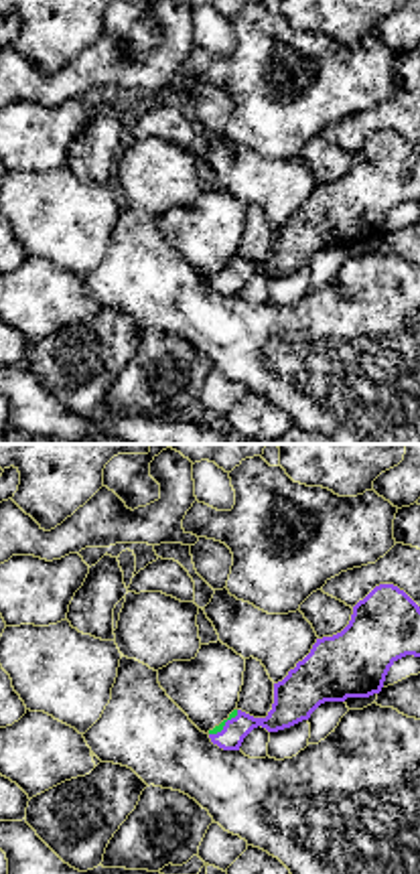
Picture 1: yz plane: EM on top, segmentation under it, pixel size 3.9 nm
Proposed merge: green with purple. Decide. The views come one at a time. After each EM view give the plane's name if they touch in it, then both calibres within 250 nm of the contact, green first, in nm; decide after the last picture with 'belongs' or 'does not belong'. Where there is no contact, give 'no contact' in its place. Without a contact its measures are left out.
contact in yz; calibres 30 and 120 nm

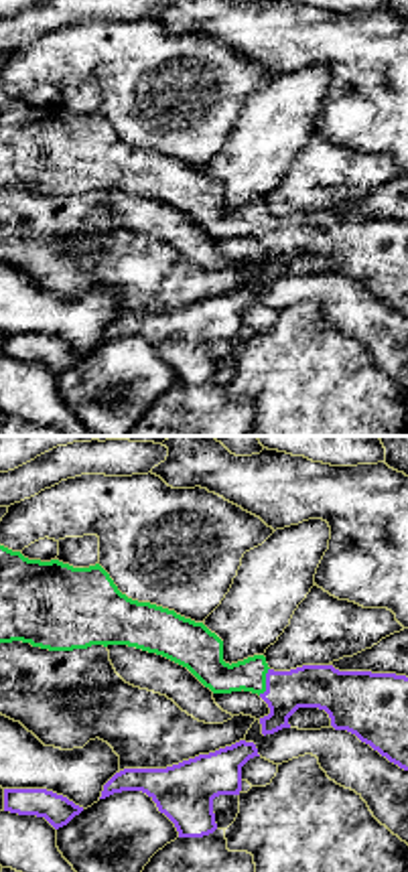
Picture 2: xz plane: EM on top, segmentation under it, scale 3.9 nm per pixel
contact in xz; calibres 140 and 180 nm

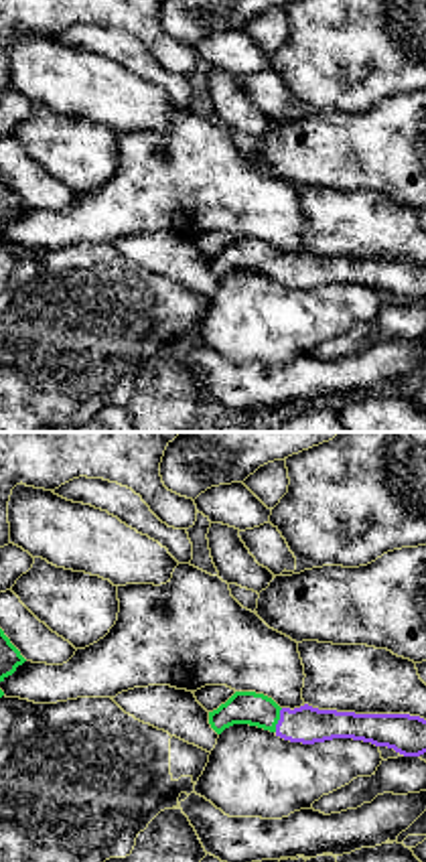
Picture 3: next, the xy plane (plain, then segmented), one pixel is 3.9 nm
contact in xy; calibres 130 and 150 nm

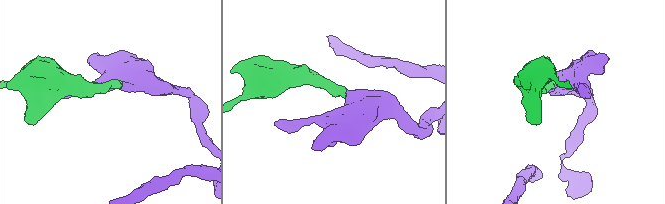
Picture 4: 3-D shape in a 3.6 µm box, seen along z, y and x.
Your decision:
belongs

